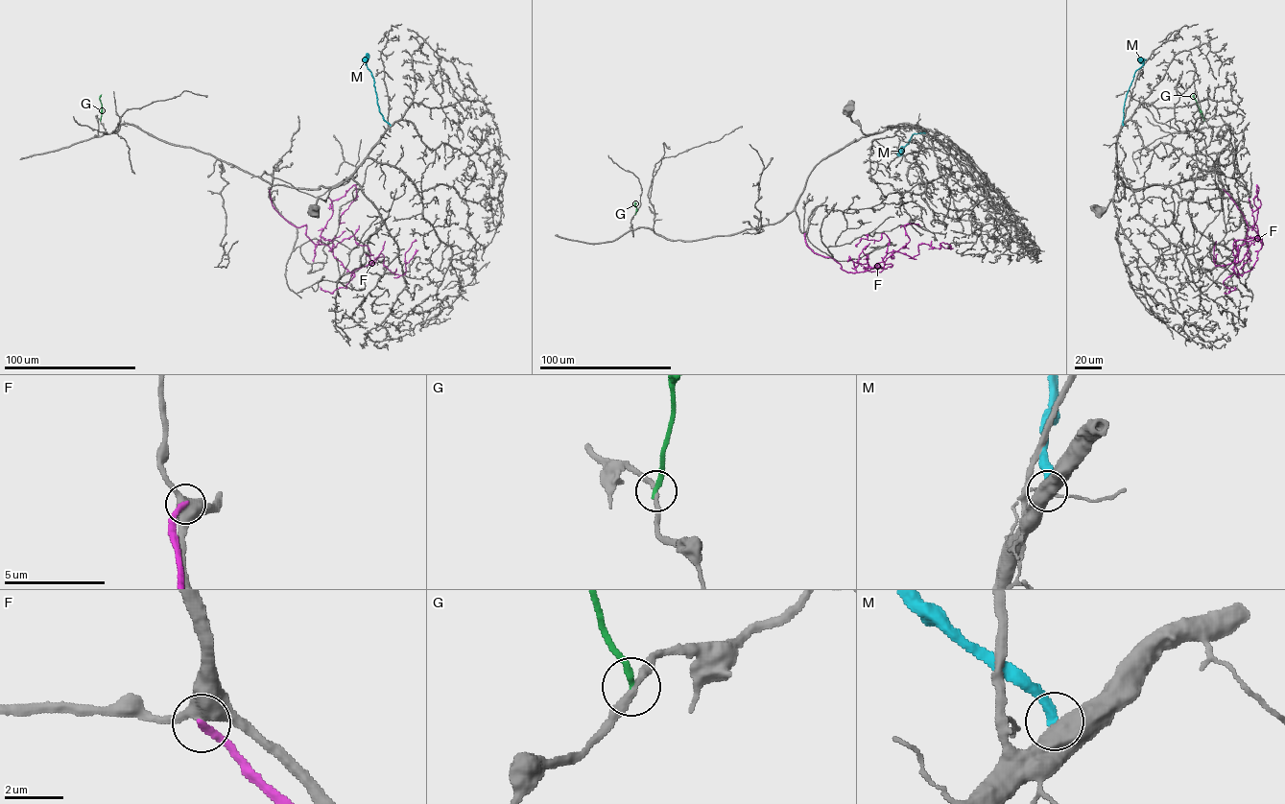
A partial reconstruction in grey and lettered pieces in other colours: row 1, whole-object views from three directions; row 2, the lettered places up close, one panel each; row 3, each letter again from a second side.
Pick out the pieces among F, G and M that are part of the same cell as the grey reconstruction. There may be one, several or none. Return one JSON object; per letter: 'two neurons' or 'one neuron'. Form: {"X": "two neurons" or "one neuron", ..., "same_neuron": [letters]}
{"F": "two neurons", "G": "two neurons", "M": "two neurons", "same_neuron": []}

